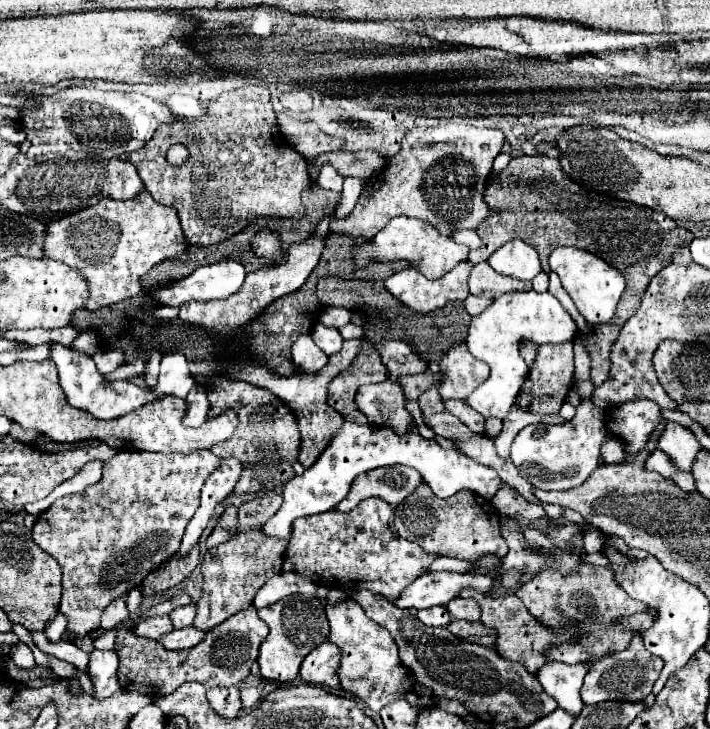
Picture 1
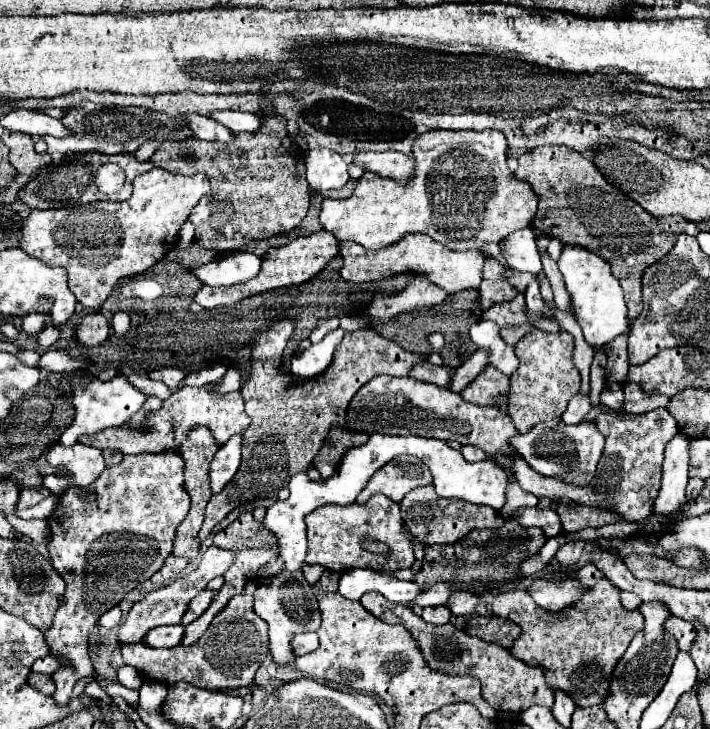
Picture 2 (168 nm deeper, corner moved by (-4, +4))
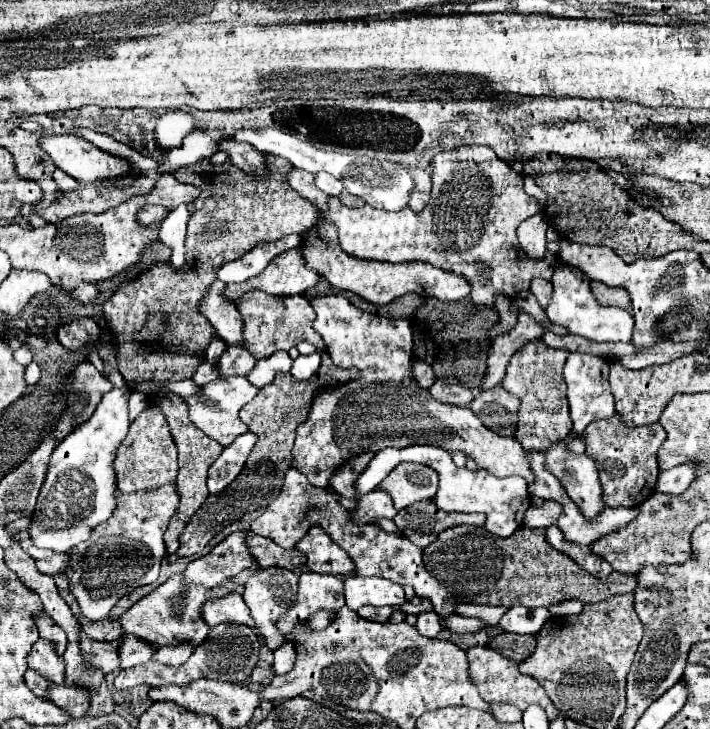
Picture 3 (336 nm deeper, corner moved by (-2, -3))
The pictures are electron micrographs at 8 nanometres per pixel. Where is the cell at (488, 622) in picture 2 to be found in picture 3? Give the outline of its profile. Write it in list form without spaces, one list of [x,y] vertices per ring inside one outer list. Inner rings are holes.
[[[509,634],[509,640],[501,640],[501,638],[491,640],[489,646],[499,650],[505,658],[521,664],[535,650],[535,636],[531,636],[531,634]]]

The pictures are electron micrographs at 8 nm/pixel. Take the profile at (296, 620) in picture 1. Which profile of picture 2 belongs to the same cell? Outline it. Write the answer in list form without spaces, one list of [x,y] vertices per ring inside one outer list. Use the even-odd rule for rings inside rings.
[[[281,571],[275,577],[271,577],[267,585],[259,585],[253,597],[255,597],[255,605],[253,605],[255,613],[269,623],[269,649],[273,661],[279,665],[293,663],[295,653],[291,649],[291,639],[305,631],[317,631],[321,625],[319,605],[313,595],[313,587],[305,581],[301,571],[297,573]]]

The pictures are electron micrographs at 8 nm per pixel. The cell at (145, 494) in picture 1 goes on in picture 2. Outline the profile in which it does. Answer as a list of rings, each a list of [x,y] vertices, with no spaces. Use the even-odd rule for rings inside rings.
[[[177,451],[125,455],[119,465],[107,467],[89,487],[67,489],[59,497],[59,505],[47,517],[51,529],[47,549],[67,589],[45,641],[51,647],[51,657],[63,655],[75,669],[61,663],[51,675],[57,705],[67,705],[77,679],[89,677],[93,671],[89,635],[99,617],[157,573],[171,555],[175,529],[189,513],[189,499],[183,485],[183,457]],[[87,495],[95,495],[95,501],[87,501]]]

